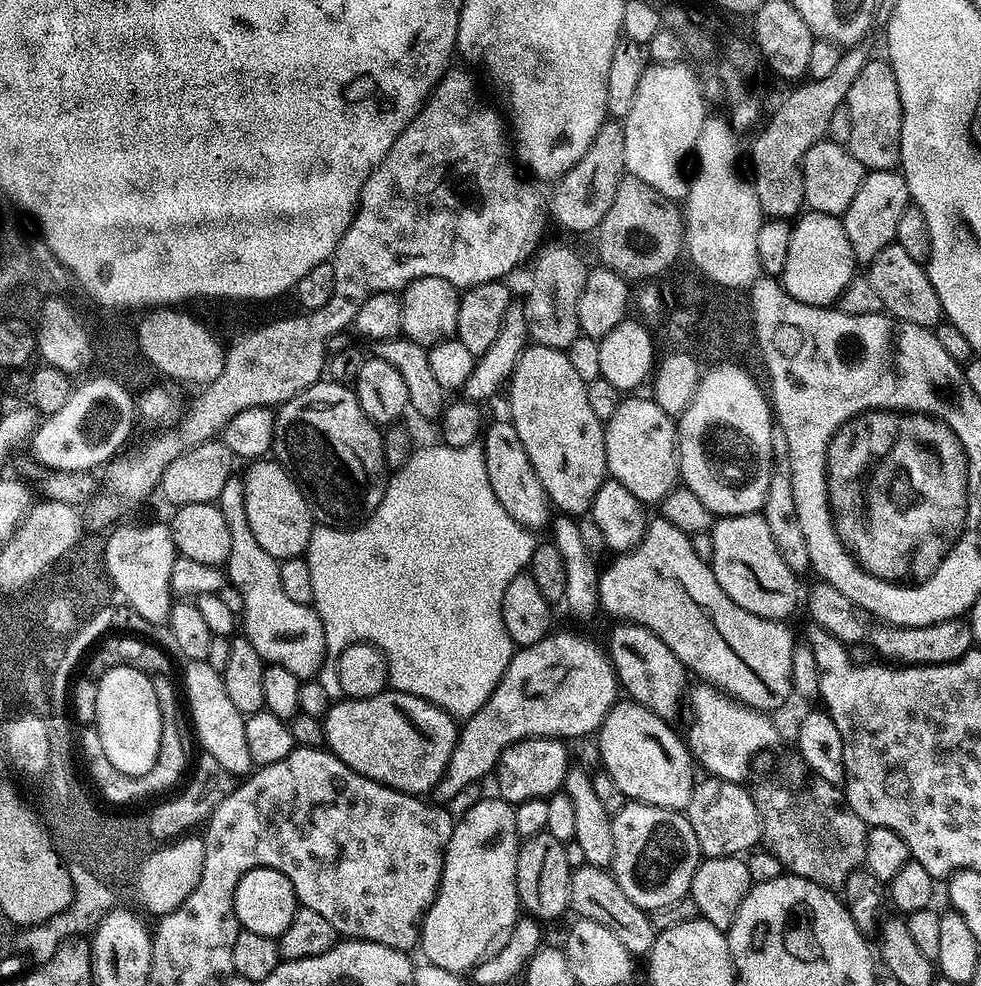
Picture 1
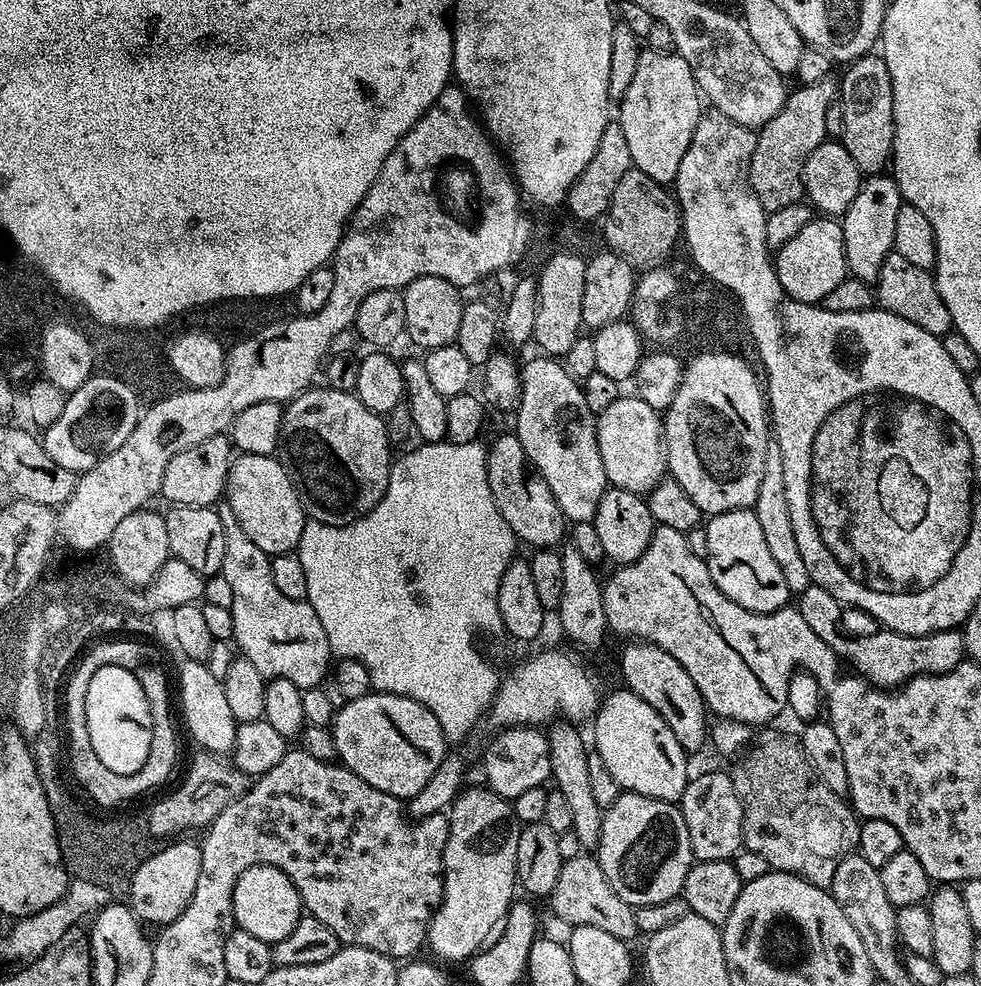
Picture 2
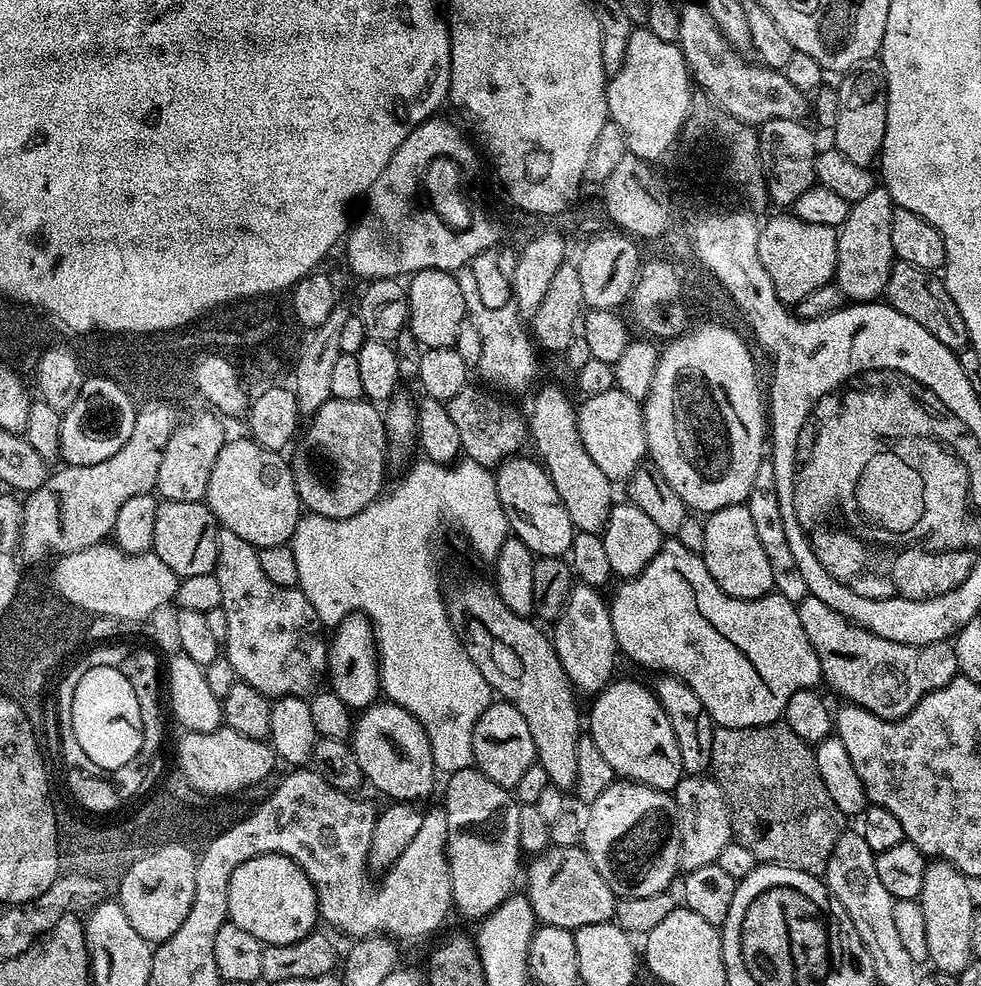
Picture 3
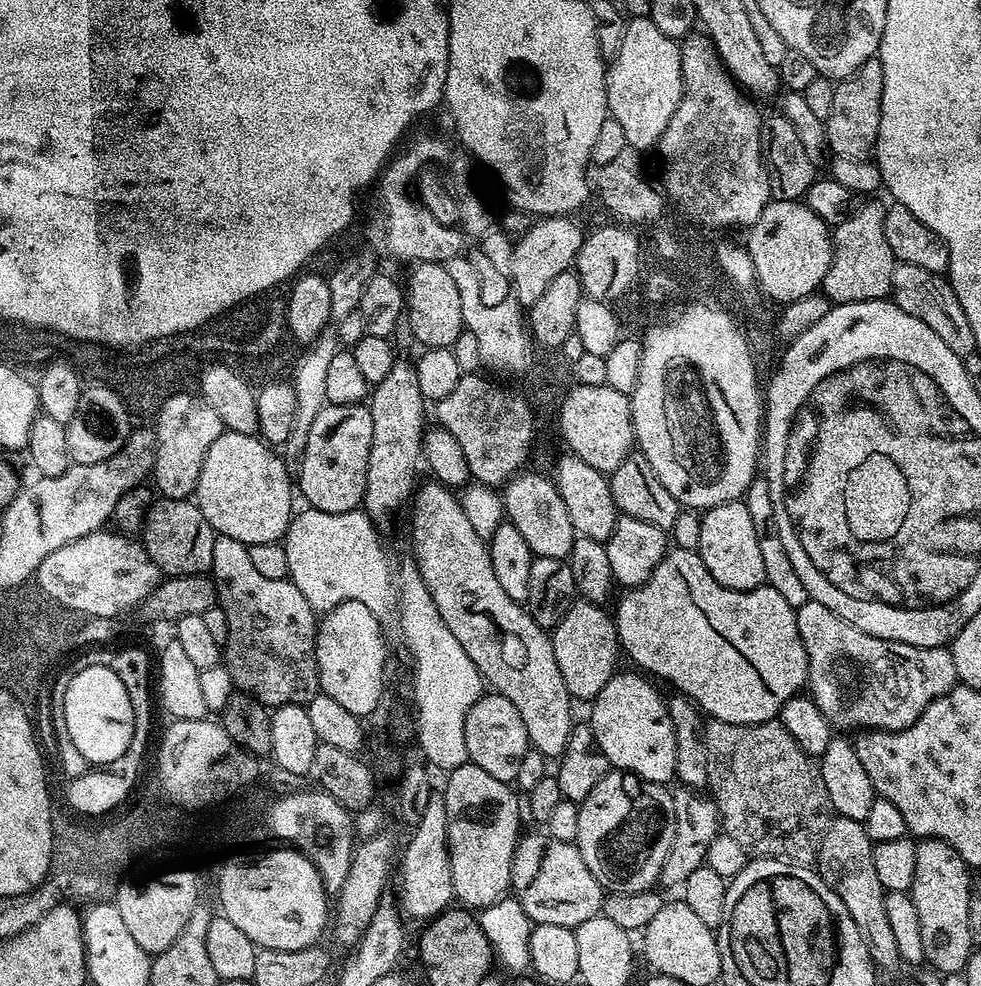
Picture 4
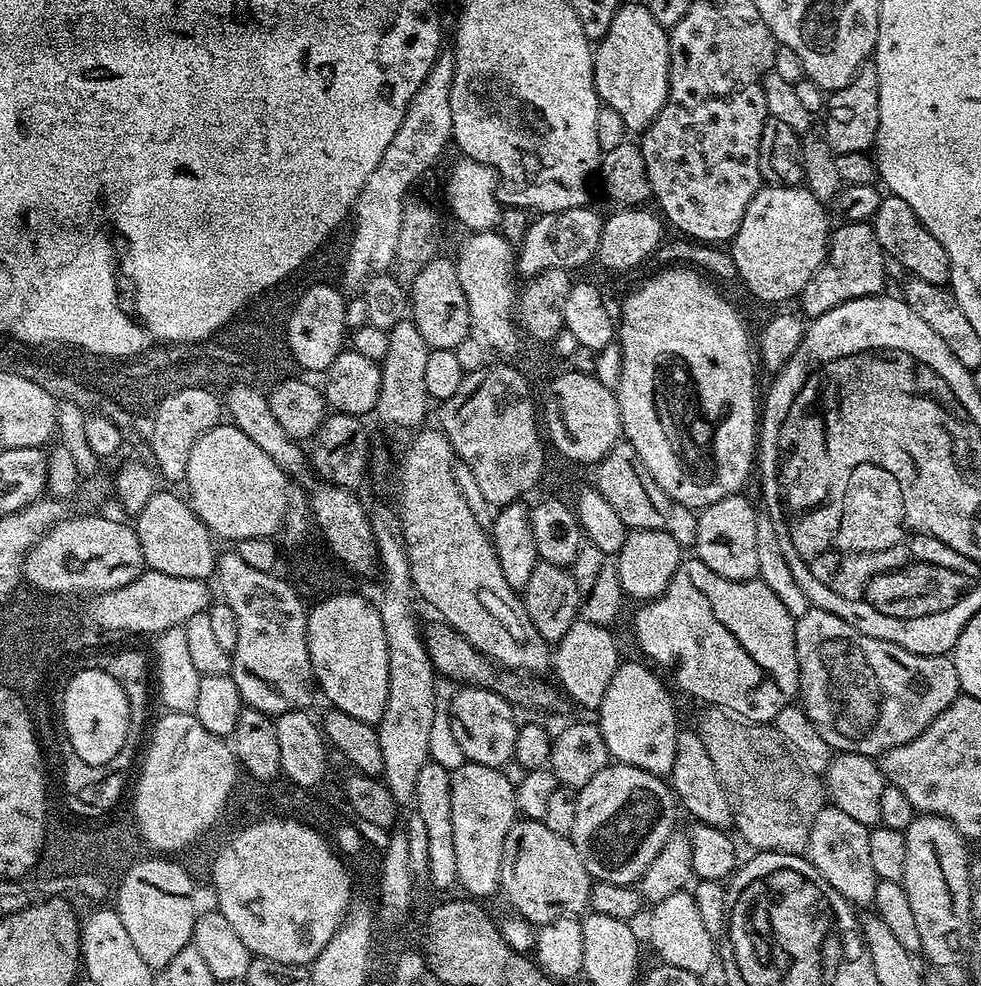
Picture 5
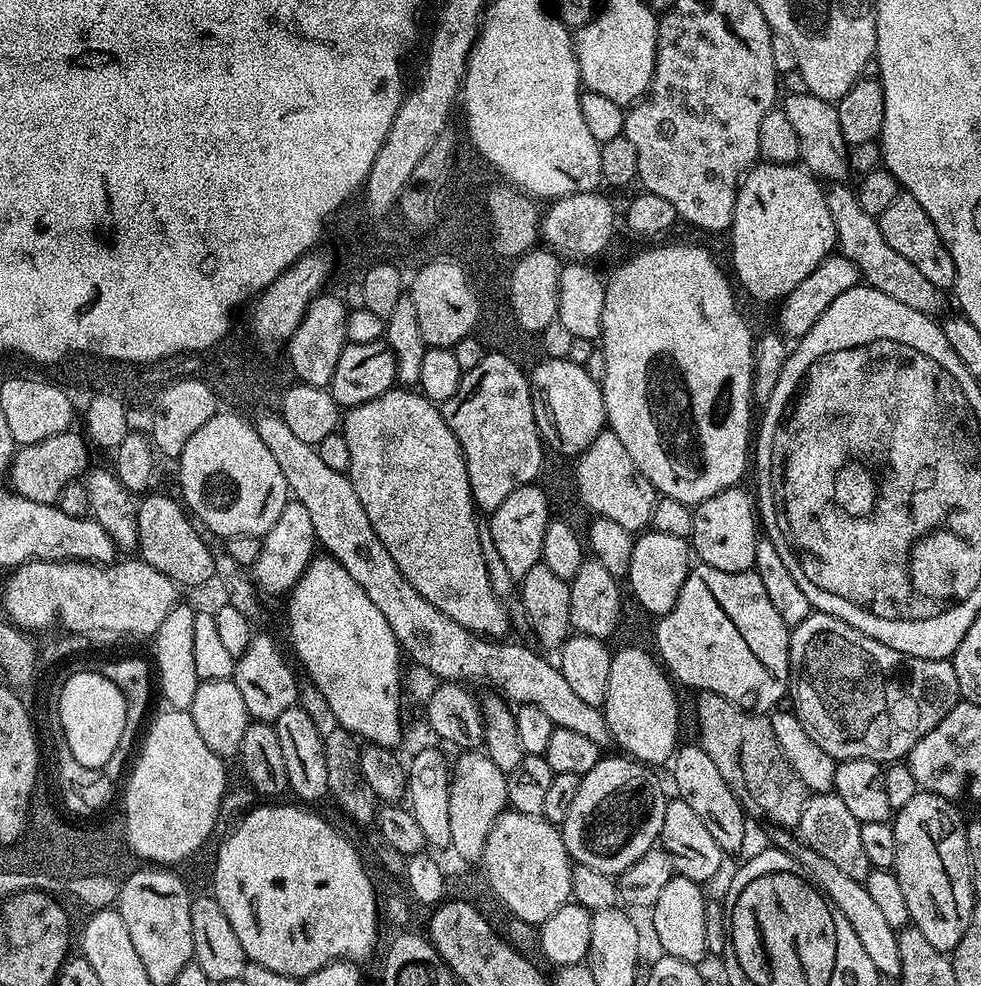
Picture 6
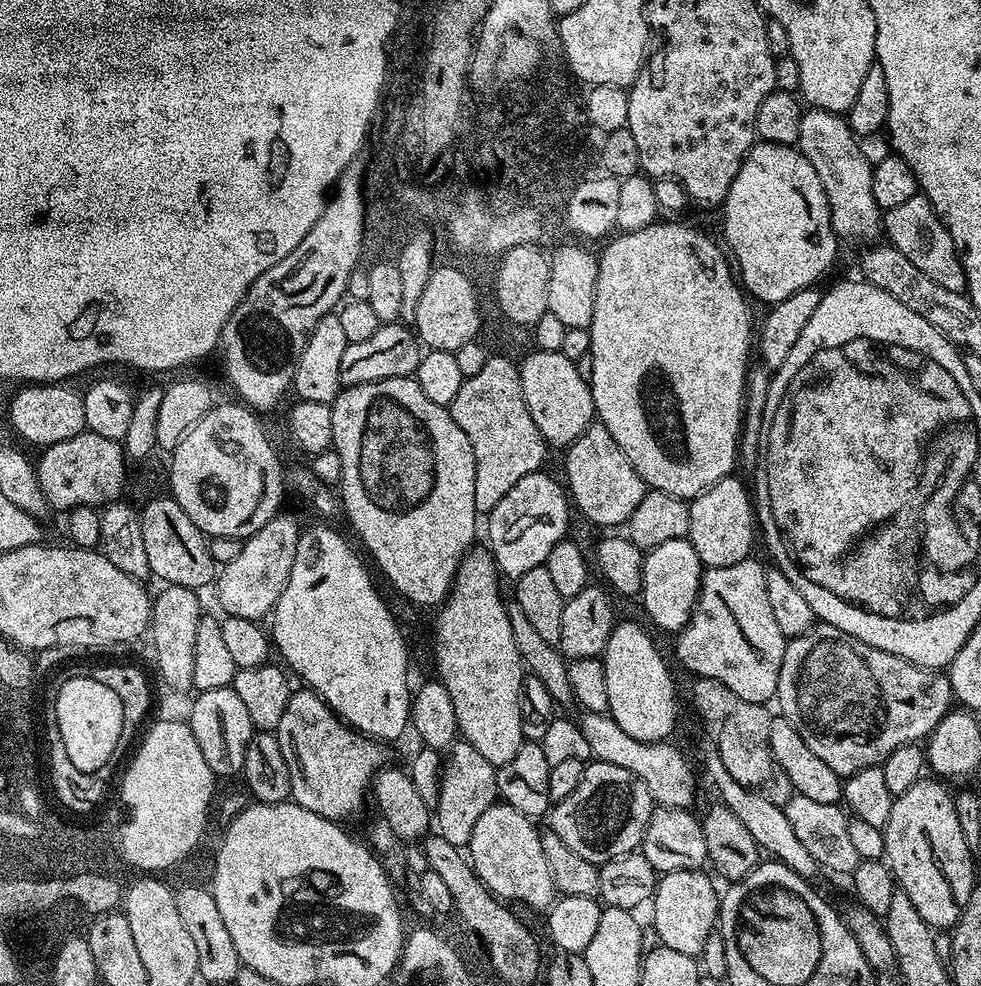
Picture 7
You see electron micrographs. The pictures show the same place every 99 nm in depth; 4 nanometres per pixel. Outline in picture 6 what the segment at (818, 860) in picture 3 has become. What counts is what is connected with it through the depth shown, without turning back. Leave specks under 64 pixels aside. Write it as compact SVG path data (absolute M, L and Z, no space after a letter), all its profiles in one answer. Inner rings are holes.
M701 692L695 698L696 724L700 727L698 743L710 758L714 758L714 766L718 766L740 803L749 813L757 812L770 823L777 824L777 829L795 829L810 793L783 756L769 717L745 712L713 692Z

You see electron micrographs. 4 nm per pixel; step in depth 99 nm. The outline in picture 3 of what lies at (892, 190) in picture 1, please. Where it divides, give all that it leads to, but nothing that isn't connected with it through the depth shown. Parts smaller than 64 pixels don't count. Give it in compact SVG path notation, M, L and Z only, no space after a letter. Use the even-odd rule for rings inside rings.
M877 186L870 190L870 194L850 205L846 222L838 229L834 282L849 301L876 302L884 296L894 263L890 242L893 207L888 191L883 186Z

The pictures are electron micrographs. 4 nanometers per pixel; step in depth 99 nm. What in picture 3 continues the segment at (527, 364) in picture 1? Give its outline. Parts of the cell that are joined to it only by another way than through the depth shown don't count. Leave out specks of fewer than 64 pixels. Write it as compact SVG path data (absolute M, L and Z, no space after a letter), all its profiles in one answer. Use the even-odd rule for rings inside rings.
M560 386L551 387L542 389L532 400L532 417L529 415L526 420L530 444L536 447L535 455L554 482L554 490L558 490L558 498L562 498L562 506L570 513L570 522L576 531L603 533L614 503L613 481L608 480L590 454L586 454L586 446L582 446L578 434L577 409L568 401L564 393L567 391Z

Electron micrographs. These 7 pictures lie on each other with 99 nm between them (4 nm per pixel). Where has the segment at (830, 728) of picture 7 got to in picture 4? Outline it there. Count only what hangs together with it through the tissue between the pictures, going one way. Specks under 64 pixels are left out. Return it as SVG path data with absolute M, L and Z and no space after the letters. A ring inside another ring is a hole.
M808 599L796 609L796 621L806 646L807 691L833 729L897 732L910 727L930 702L957 687L954 658L947 647L923 648L874 638L817 600Z

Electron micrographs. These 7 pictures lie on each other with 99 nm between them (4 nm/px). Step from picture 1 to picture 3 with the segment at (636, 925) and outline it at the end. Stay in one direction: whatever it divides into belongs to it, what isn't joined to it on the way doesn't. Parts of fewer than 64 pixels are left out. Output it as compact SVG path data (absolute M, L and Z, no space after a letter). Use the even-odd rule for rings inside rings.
M549 846L533 860L536 861L528 868L526 895L540 924L575 930L591 924L607 924L615 917L618 897L606 886L583 847Z

